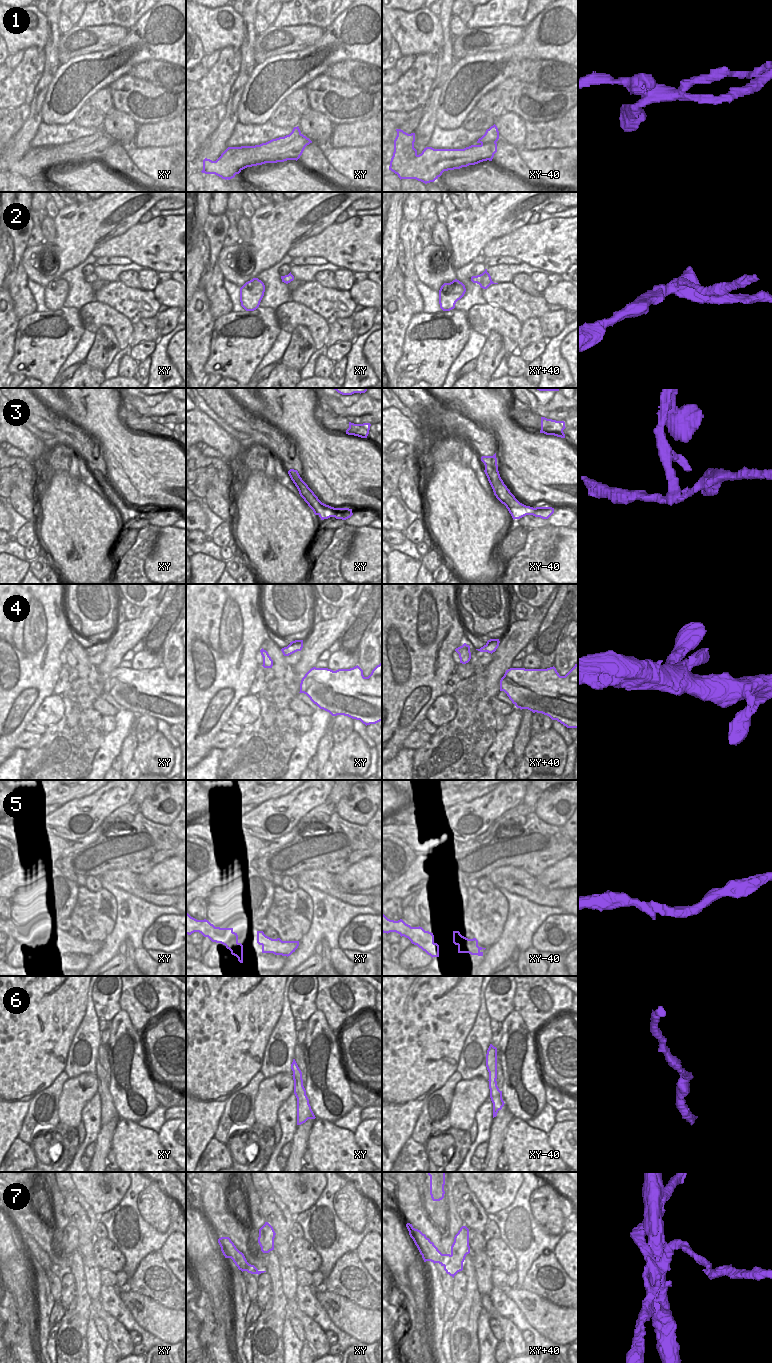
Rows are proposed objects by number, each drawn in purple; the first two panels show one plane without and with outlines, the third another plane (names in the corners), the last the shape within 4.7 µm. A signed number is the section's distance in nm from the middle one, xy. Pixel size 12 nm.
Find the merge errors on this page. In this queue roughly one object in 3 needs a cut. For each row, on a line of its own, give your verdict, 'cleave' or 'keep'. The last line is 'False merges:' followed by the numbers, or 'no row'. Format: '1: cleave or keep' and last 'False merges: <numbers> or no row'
1: cleave
2: cleave
3: cleave
4: keep
5: keep
6: keep
7: cleave
False merges: 1, 2, 3, 7

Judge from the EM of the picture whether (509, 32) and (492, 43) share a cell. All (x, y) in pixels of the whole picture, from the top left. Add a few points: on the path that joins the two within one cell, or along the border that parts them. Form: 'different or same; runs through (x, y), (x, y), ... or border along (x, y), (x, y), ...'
same; runs through (505, 36), (496, 39)

